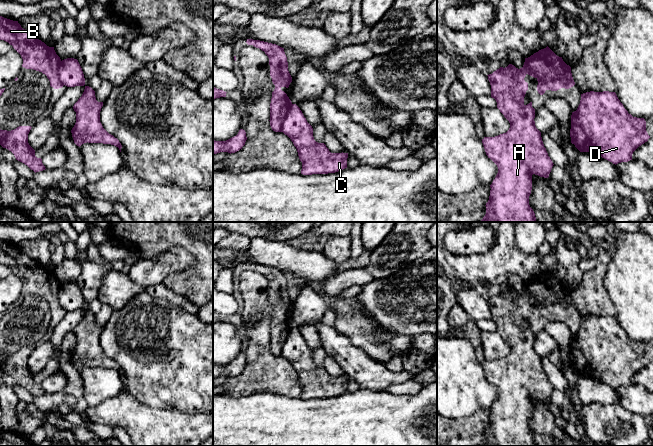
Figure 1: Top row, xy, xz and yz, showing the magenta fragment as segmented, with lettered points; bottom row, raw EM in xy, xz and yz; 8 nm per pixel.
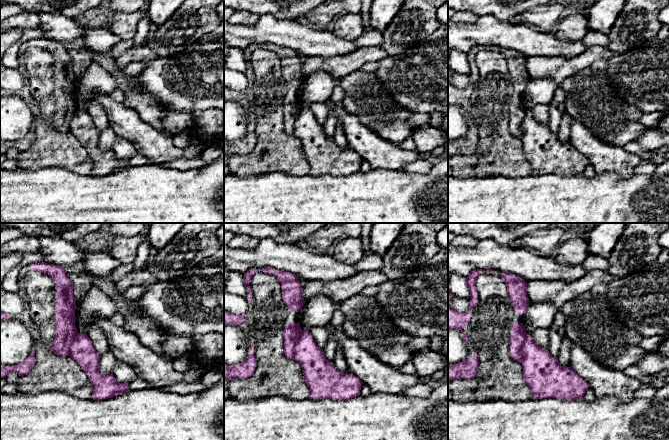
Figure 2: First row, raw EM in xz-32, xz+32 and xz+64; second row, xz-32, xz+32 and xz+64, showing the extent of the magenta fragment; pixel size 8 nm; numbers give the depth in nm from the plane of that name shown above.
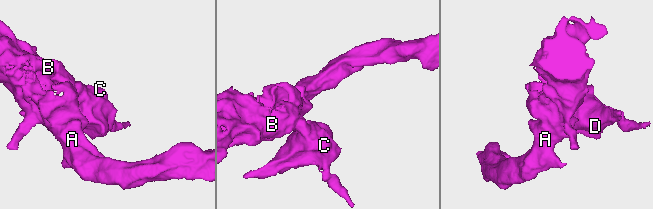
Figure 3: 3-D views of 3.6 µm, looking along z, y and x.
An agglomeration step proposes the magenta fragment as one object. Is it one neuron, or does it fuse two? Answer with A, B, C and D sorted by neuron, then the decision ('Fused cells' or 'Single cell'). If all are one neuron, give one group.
Groups: A B / C D. Fused cells

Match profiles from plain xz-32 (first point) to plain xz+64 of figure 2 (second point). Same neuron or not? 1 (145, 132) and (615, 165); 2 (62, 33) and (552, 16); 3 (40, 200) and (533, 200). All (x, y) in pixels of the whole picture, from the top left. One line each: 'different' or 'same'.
1: same
2: different
3: same

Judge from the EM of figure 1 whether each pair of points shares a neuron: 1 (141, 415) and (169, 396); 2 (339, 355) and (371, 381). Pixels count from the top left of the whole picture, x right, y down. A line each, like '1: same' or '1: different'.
1: different
2: same

